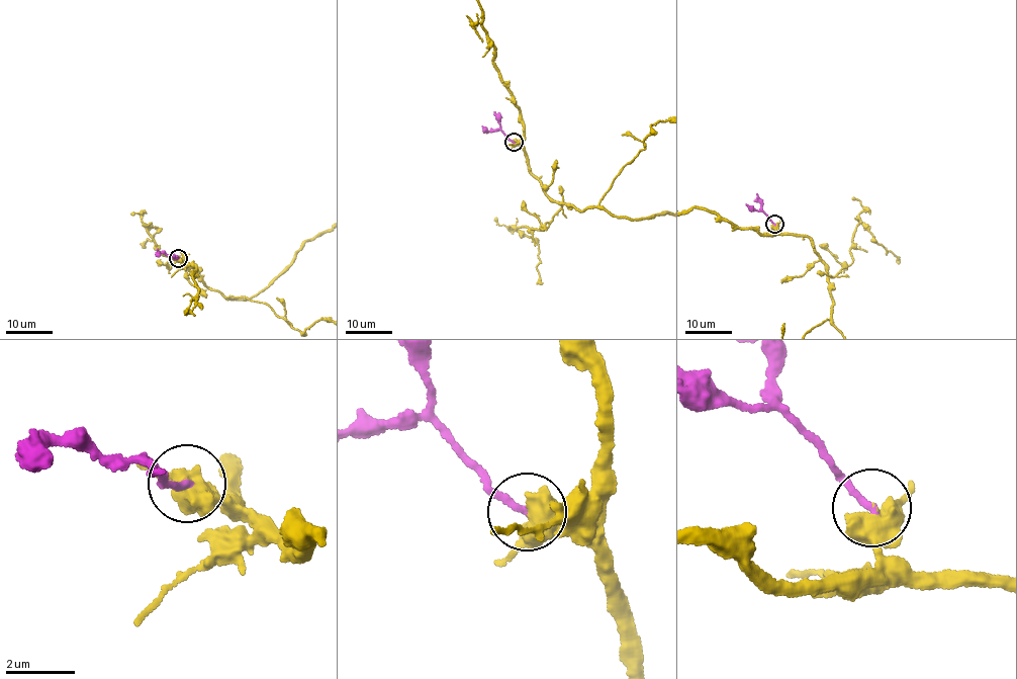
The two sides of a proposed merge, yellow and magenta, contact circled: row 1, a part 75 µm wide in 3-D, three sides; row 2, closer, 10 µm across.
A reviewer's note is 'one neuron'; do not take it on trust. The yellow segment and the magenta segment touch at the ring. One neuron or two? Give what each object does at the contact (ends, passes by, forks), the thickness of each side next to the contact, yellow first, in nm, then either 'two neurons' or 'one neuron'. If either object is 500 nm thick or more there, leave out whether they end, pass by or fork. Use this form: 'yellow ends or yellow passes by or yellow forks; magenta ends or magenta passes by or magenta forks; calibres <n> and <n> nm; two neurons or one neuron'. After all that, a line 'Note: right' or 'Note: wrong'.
yellow forks; magenta ends; calibres 480 and 200 nm; one neuron
Note: right

